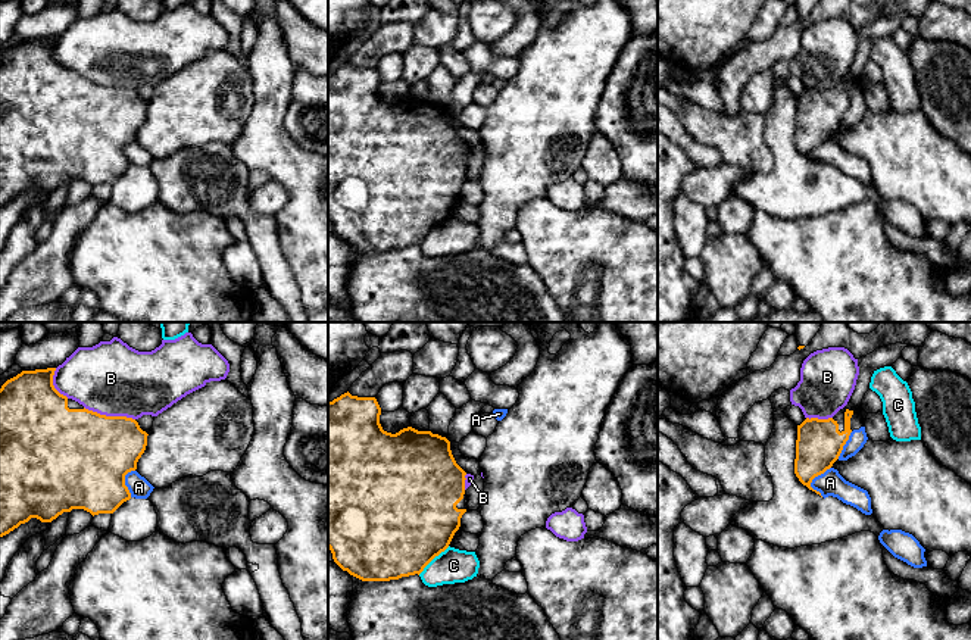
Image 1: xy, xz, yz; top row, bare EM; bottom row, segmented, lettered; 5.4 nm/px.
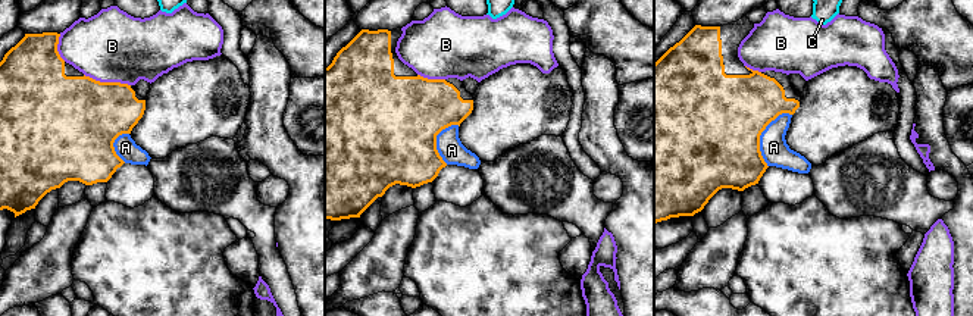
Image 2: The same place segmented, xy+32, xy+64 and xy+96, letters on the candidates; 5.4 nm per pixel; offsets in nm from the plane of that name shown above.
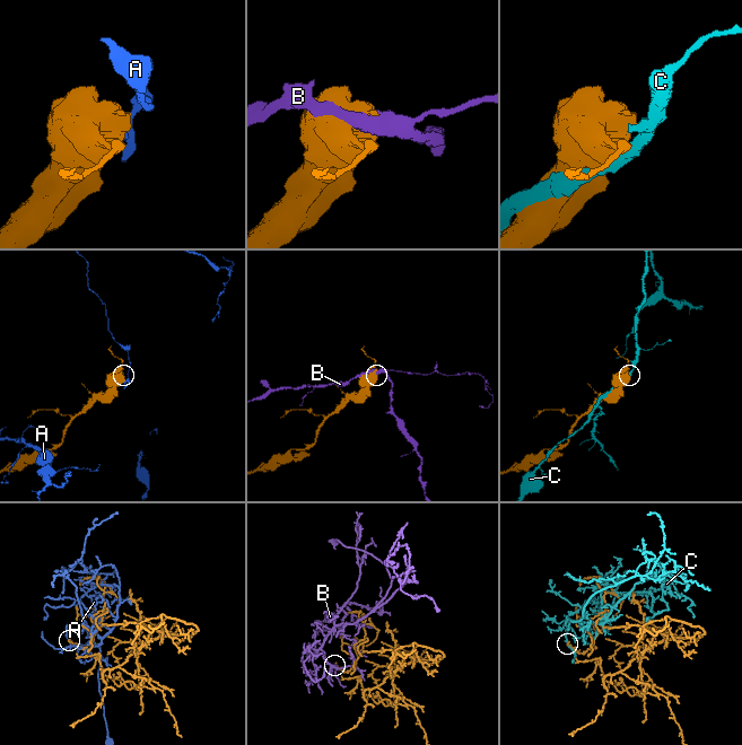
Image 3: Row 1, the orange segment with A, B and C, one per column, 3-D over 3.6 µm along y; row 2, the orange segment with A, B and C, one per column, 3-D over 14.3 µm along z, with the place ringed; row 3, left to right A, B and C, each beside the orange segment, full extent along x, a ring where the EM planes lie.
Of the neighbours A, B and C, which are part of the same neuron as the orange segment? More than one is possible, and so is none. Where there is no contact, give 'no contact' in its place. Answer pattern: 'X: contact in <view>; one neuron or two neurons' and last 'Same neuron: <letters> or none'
A: contact in yz; two neurons
B: contact in xy; two neurons
C: contact in xz; two neurons
Same neuron: none

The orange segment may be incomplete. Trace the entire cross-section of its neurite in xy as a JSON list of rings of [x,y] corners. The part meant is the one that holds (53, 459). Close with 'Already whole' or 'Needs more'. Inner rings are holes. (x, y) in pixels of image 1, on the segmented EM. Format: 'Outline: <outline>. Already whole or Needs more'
Outline: [[[22,371],[0,388],[0,537],[31,518],[51,522],[72,509],[84,509],[93,516],[113,513],[131,499],[125,475],[137,469],[149,434],[137,419],[100,415],[60,394],[53,385],[54,371]]]. Needs more

